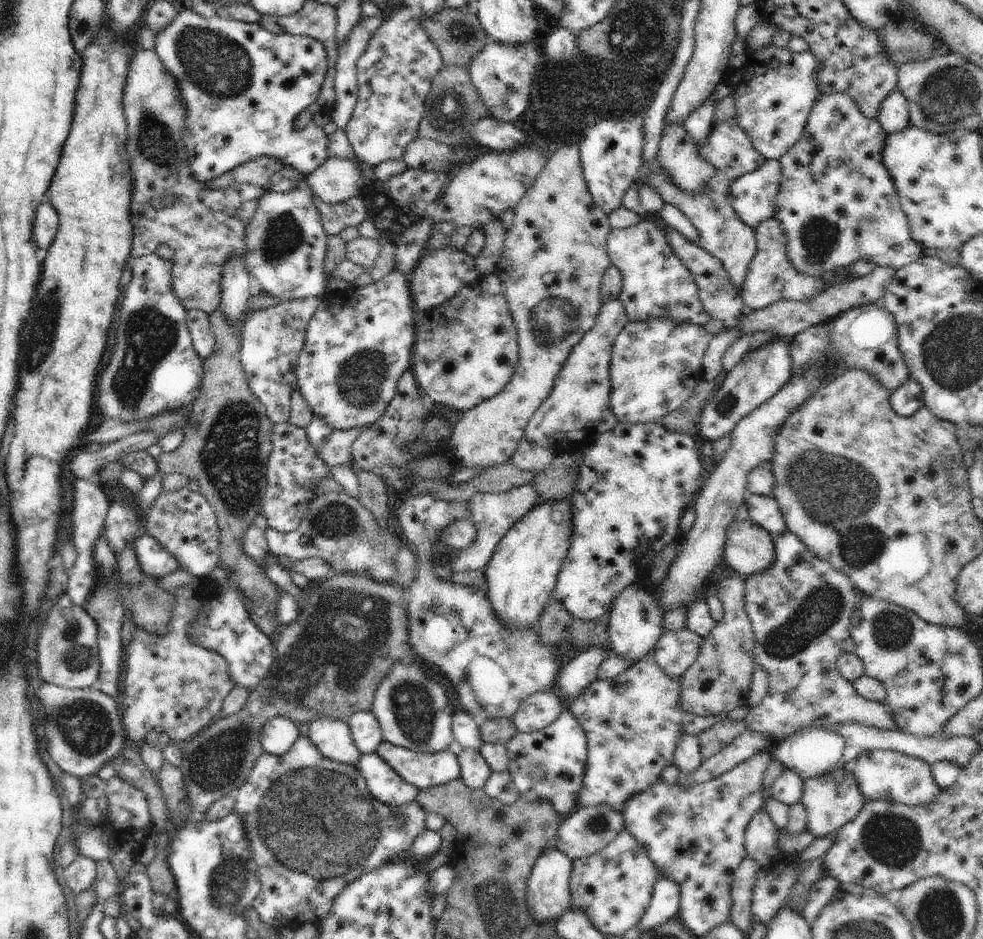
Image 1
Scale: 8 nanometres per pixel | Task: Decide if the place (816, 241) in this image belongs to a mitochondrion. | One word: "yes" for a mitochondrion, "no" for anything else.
yes

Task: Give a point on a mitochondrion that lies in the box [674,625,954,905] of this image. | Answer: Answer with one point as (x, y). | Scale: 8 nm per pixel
(894, 841)

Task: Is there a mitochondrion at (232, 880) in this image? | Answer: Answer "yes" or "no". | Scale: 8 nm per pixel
yes

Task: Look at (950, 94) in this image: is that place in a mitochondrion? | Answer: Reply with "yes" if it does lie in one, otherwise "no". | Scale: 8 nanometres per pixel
yes

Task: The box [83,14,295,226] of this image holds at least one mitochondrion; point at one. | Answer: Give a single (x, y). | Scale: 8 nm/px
(217, 66)

